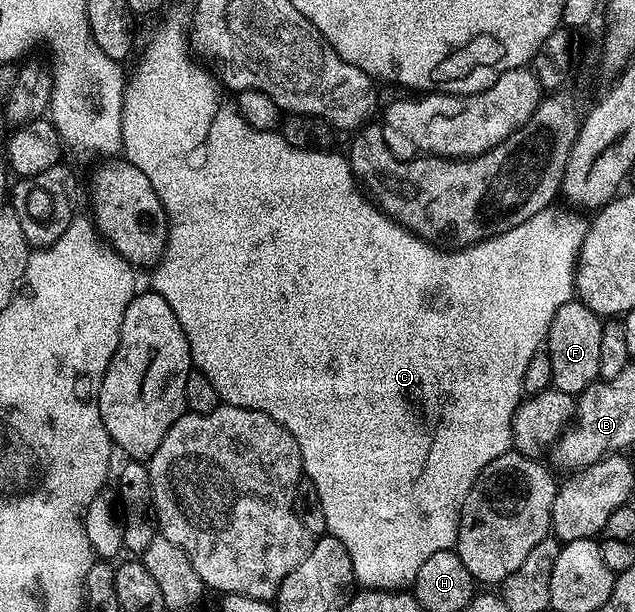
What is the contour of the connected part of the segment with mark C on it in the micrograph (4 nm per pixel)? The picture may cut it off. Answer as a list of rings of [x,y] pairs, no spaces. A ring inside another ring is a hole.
[[[178,25],[164,26],[151,39],[150,46],[143,51],[142,58],[139,59],[138,66],[134,69],[134,74],[132,72],[129,74],[122,100],[121,152],[124,154],[125,160],[132,162],[136,167],[140,167],[140,171],[144,171],[144,175],[148,175],[148,183],[152,183],[152,191],[156,191],[156,195],[160,195],[160,203],[166,212],[168,225],[166,249],[153,266],[154,285],[152,285],[152,289],[153,292],[159,293],[166,300],[168,307],[172,307],[176,319],[180,319],[180,327],[188,339],[193,368],[197,372],[203,373],[208,379],[208,383],[212,383],[212,387],[216,387],[219,402],[244,407],[252,411],[260,411],[264,415],[276,419],[276,423],[280,423],[294,436],[300,447],[302,472],[316,487],[316,491],[320,495],[320,507],[324,507],[326,533],[340,539],[340,543],[344,543],[344,547],[348,547],[348,555],[352,555],[354,580],[362,589],[402,591],[413,586],[416,575],[420,571],[420,567],[424,567],[426,560],[432,559],[432,555],[436,555],[436,551],[454,549],[457,546],[462,504],[468,491],[472,491],[476,479],[484,471],[484,467],[488,467],[488,463],[492,463],[492,459],[500,459],[500,455],[511,452],[512,419],[518,409],[518,404],[524,399],[522,392],[524,370],[528,368],[528,359],[532,359],[532,355],[536,355],[543,348],[548,331],[552,327],[552,315],[556,315],[556,311],[575,296],[574,271],[578,263],[578,252],[581,251],[582,241],[586,237],[587,222],[585,220],[582,222],[578,217],[562,213],[554,214],[553,208],[543,209],[542,212],[532,215],[532,219],[520,223],[520,227],[512,227],[478,245],[467,245],[466,248],[457,251],[443,251],[431,242],[423,241],[421,237],[409,233],[403,225],[398,225],[389,215],[382,212],[360,188],[354,172],[350,170],[350,162],[343,154],[341,157],[340,154],[334,152],[323,155],[317,149],[297,149],[282,138],[281,132],[260,131],[248,124],[240,115],[235,98],[227,92],[221,80],[215,74],[213,77],[200,62],[194,61],[193,55],[190,54],[190,45],[186,42],[186,33]]]

